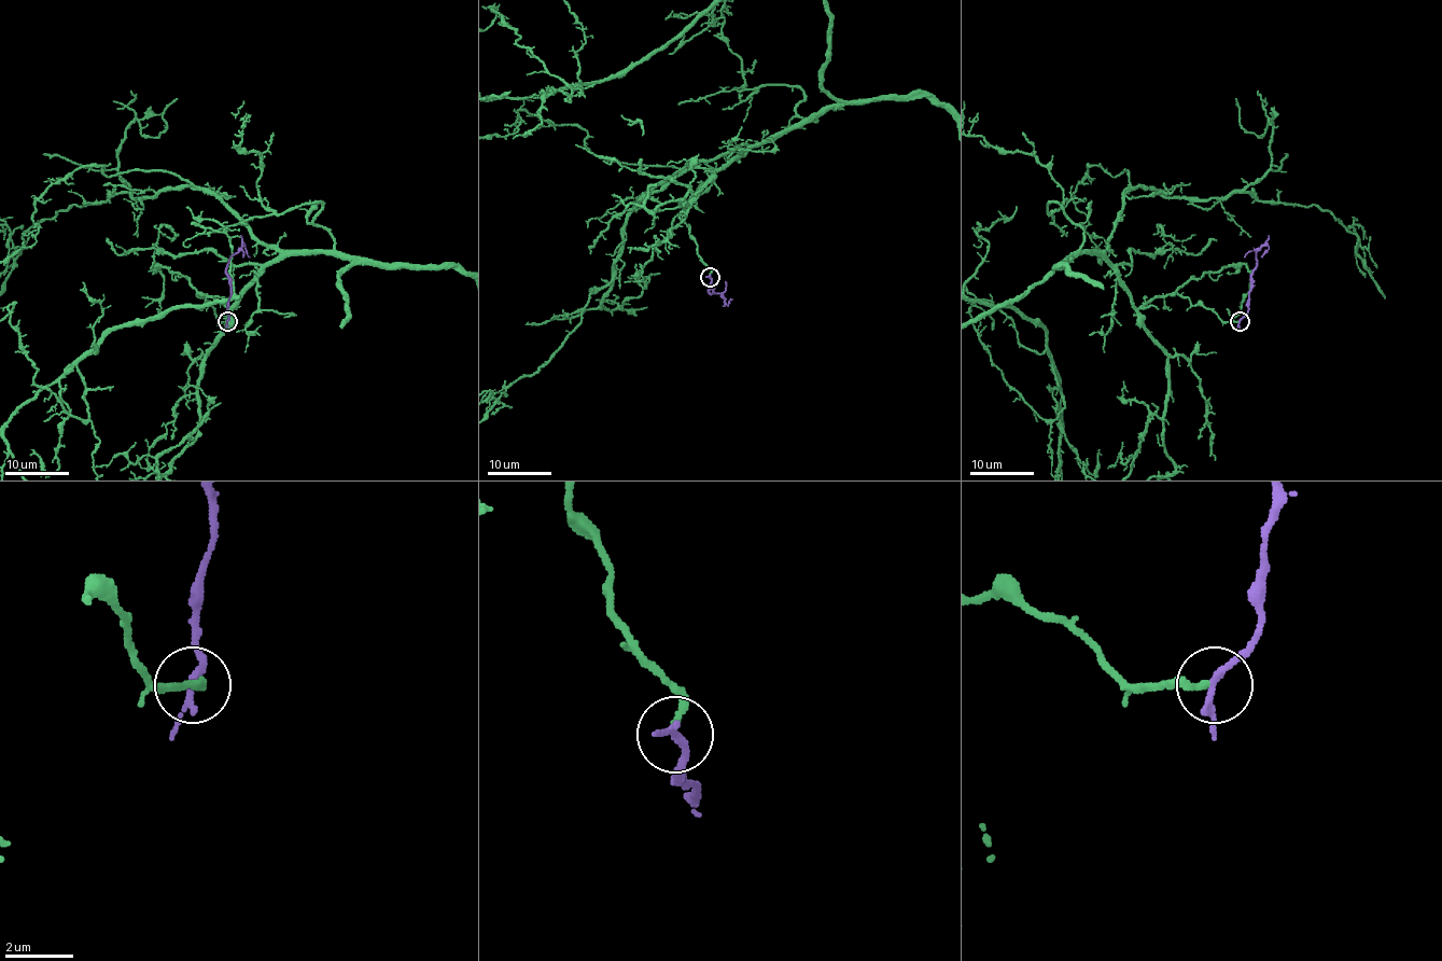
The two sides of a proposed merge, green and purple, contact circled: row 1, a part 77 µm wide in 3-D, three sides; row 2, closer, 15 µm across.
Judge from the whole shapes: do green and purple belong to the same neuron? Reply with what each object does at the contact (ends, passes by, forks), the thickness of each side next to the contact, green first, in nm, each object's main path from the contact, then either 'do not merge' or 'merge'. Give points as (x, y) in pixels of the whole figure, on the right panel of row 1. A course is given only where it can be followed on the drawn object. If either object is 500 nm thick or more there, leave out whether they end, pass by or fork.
green ends there; purple passes by; 200 nm thick on the green side, 180 nm on the other; purple runs (1238, 321), (1247, 311), (1257, 252), (1266, 246), (1268, 249), (1261, 256); merge

